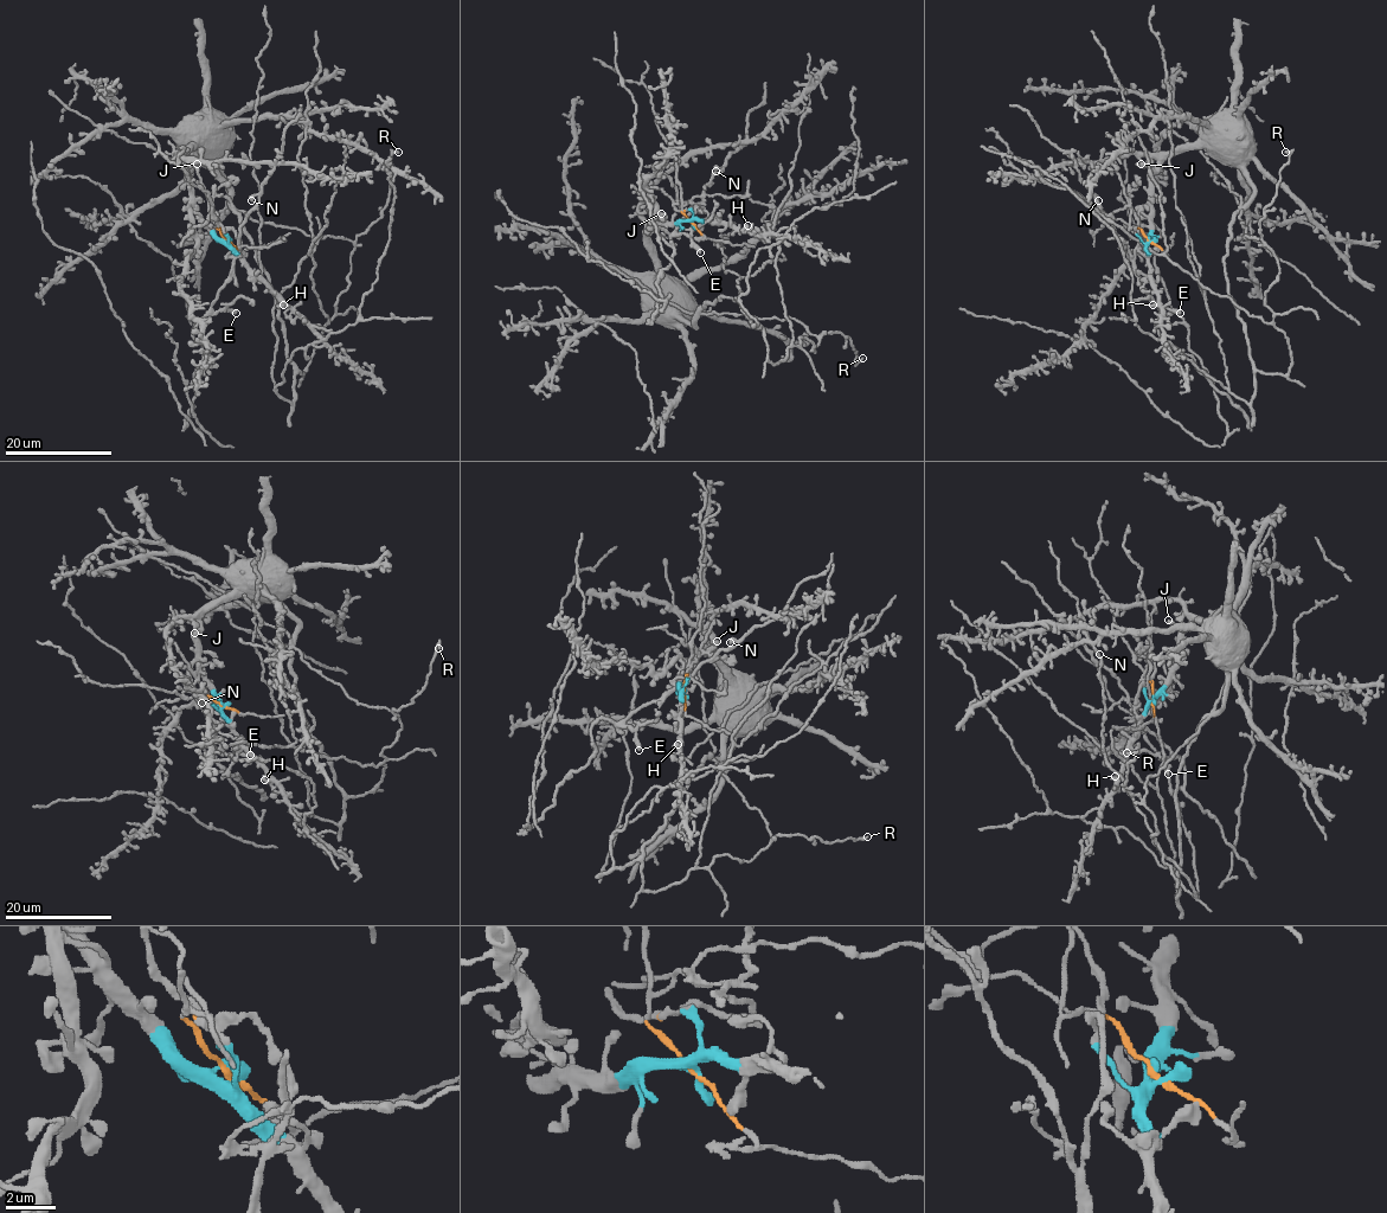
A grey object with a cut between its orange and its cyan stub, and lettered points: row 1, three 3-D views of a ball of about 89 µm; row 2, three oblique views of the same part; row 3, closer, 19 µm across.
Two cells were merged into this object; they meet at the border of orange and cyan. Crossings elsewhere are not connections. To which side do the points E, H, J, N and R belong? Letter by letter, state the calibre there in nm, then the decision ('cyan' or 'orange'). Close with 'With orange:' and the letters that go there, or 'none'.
E: 400 nm | orange
H: 320 nm | cyan
J: 400 nm | cyan
N: 550 nm | orange
R: 120 nm | cyan
With orange: E, N

